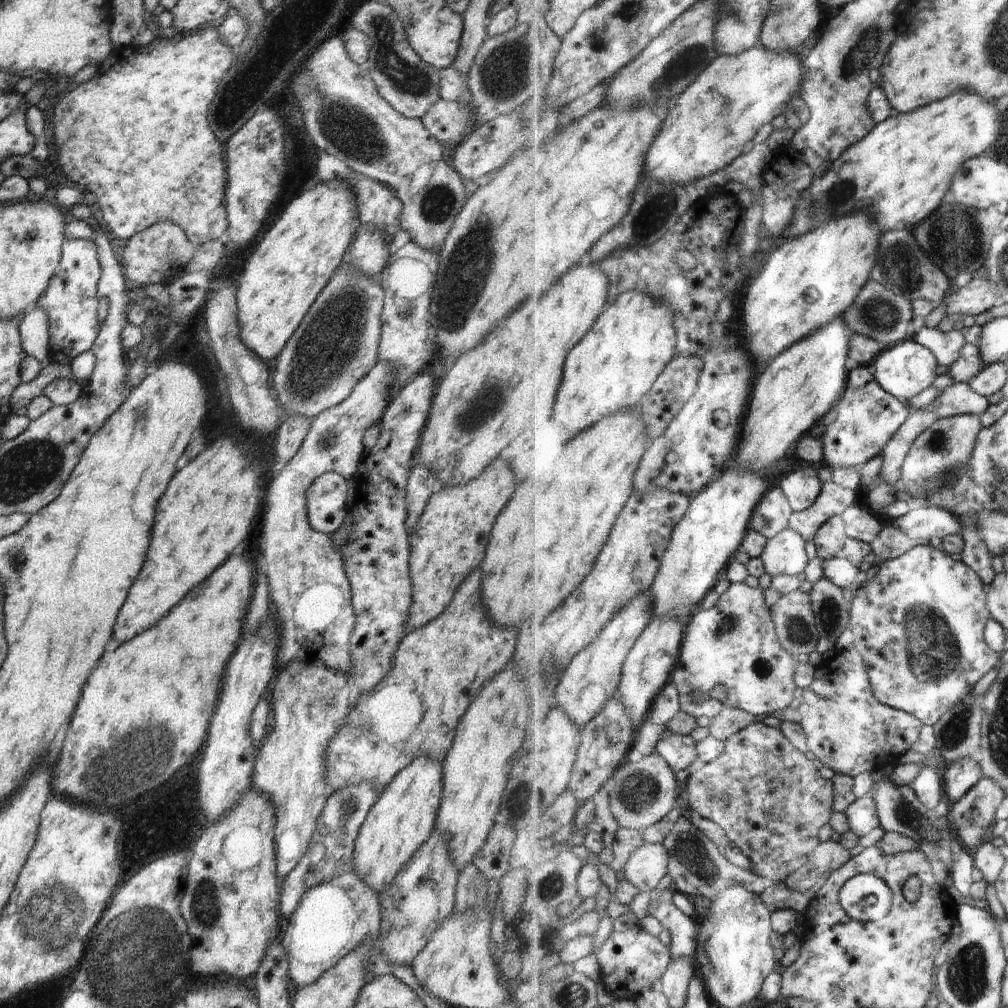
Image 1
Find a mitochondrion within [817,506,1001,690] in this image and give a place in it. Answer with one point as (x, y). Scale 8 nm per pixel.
(932, 651)

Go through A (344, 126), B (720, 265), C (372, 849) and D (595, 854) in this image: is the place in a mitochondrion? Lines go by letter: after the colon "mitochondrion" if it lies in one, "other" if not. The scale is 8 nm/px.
A: mitochondrion
B: other
C: other
D: other

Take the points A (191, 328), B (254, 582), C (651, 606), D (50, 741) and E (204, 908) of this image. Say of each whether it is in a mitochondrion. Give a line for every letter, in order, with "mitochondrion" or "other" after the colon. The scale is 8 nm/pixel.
A: other
B: other
C: other
D: other
E: mitochondrion

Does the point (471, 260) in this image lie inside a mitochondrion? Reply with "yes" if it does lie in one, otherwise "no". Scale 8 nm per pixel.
yes

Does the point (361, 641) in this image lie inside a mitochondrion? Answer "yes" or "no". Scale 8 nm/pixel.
no

